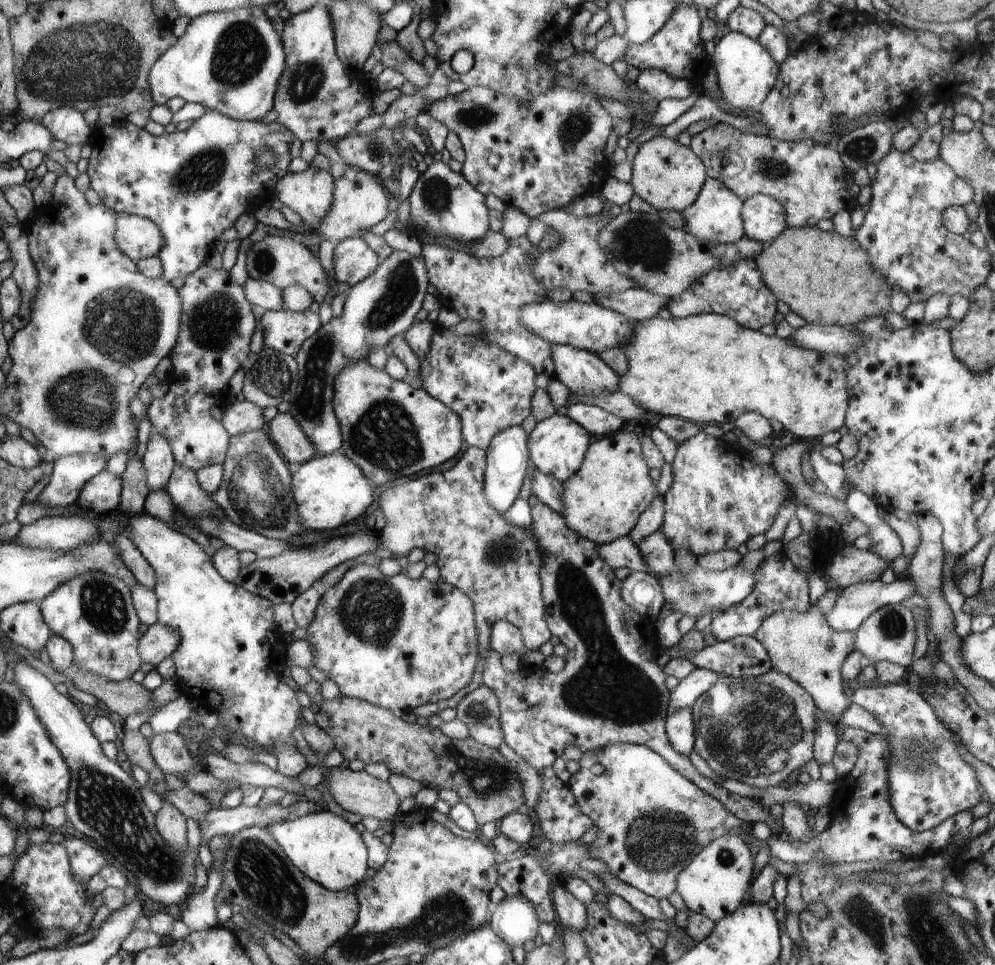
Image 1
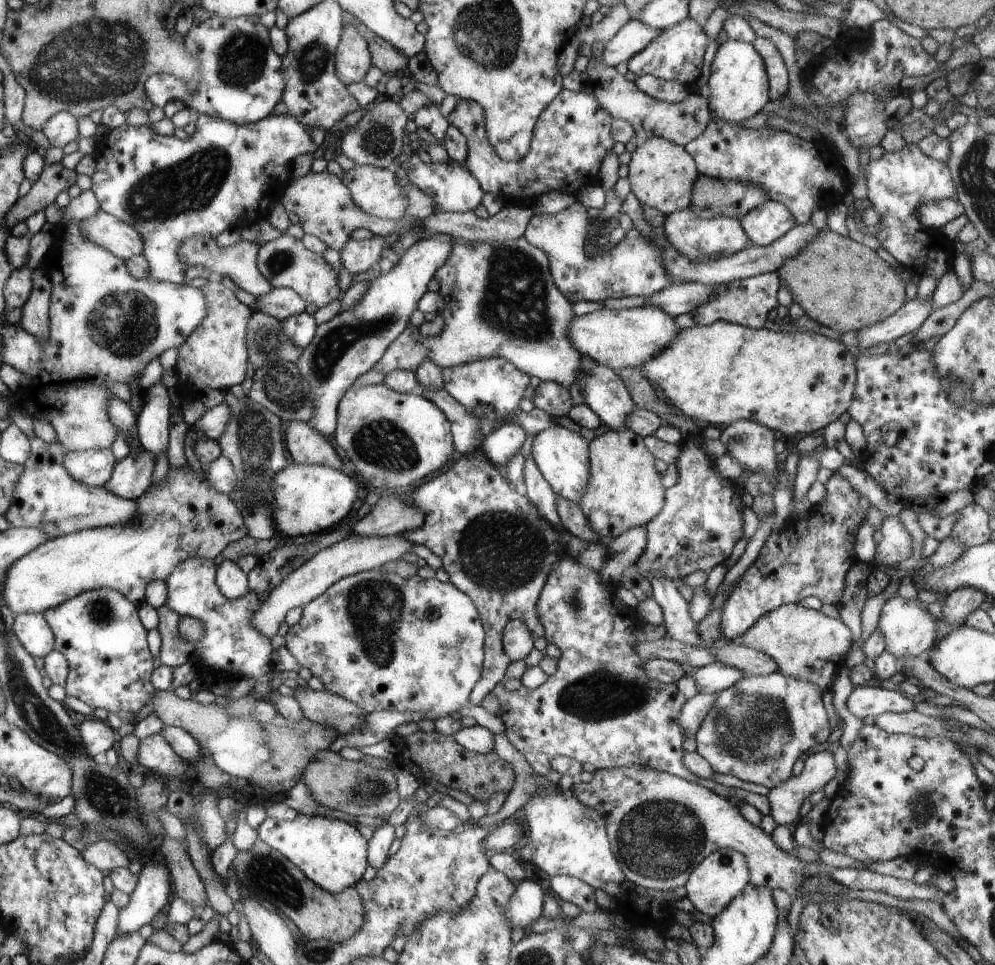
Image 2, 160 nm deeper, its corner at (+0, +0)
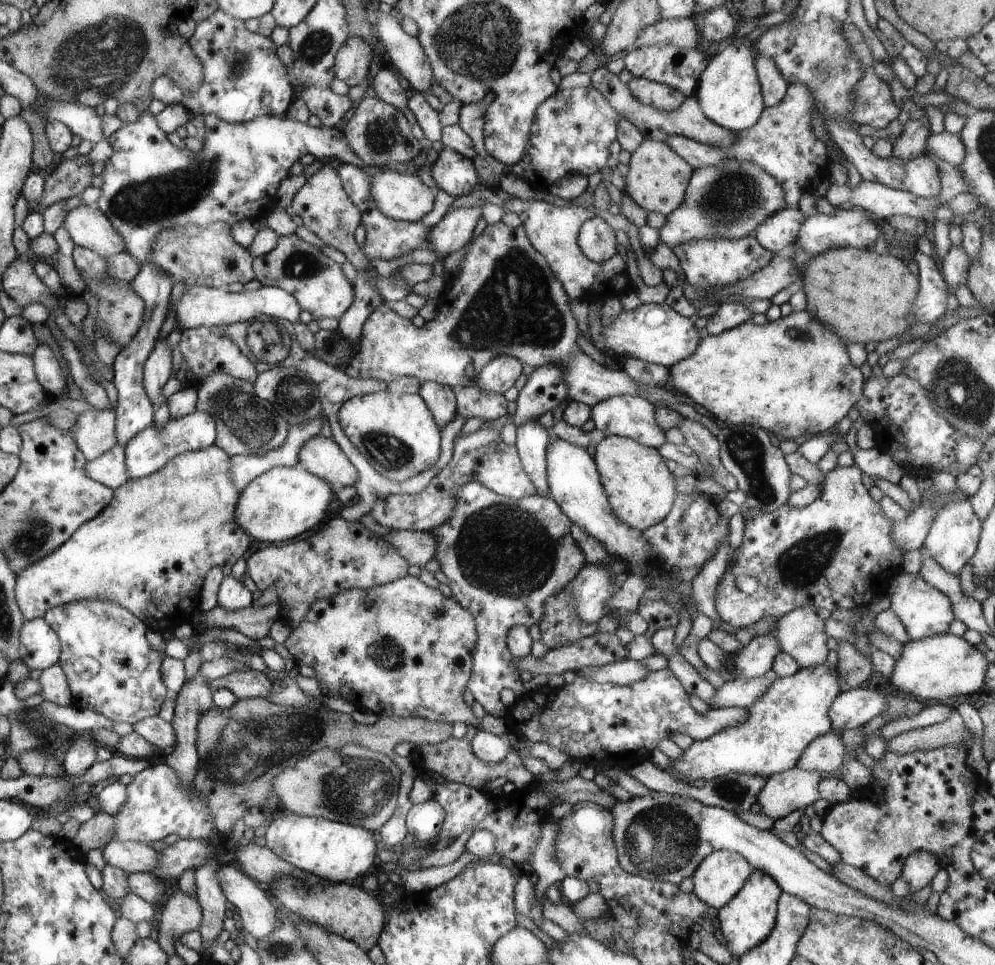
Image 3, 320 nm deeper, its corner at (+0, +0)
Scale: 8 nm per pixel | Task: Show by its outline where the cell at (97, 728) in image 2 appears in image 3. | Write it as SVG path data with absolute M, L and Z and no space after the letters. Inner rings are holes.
M88 732L80 733L75 746L72 744L64 756L63 772L66 775L83 775L96 762L98 747Z

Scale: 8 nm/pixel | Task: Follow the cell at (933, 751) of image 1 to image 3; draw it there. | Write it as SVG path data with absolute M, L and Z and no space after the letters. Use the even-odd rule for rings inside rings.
M856 687L841 692L828 709L835 731L858 729L874 717L883 714L886 701L875 689Z

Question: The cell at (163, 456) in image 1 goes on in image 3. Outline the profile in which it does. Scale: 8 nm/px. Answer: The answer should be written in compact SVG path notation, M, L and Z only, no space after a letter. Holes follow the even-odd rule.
M160 335L156 338L152 350L147 354L143 364L143 387L148 398L157 406L165 401L160 394L172 374L172 353L166 343L168 336Z

